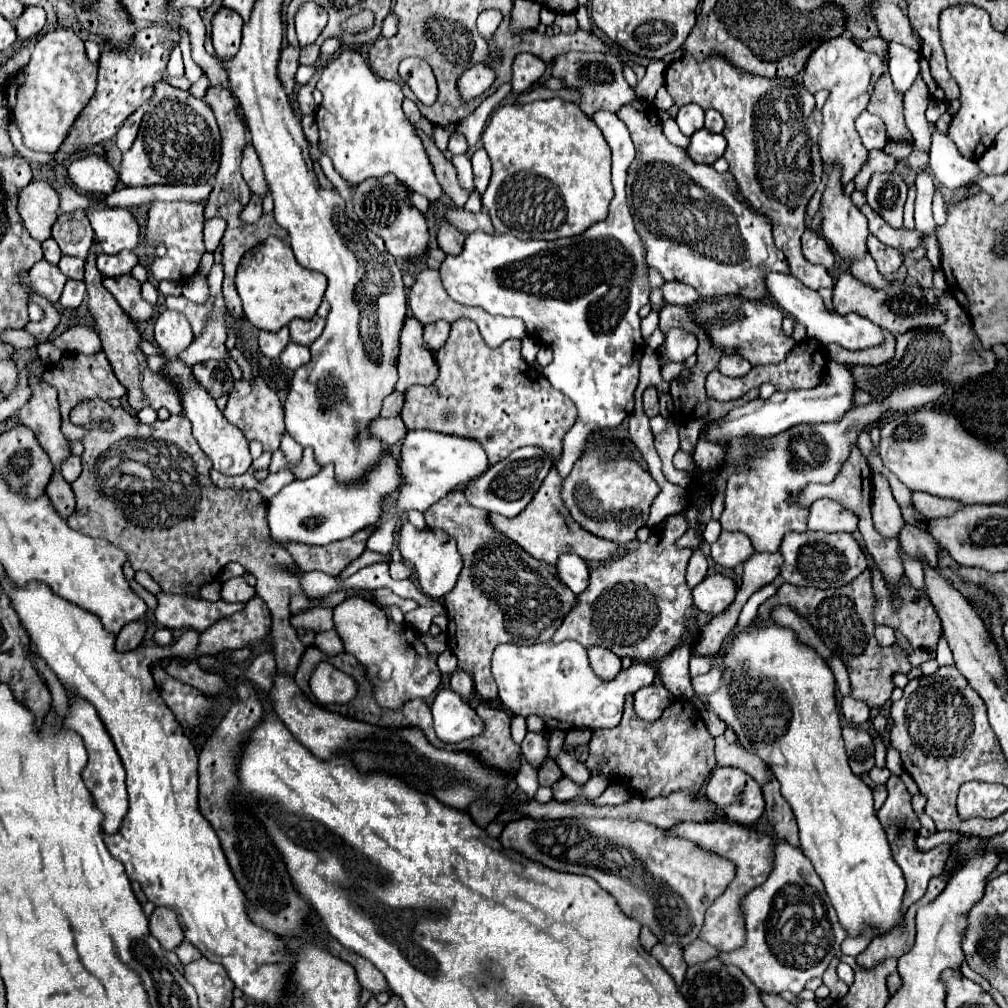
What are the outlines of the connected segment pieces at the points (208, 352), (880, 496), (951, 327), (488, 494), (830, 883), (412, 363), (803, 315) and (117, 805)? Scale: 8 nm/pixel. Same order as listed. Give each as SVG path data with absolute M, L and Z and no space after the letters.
M222 293L215 298L213 310L202 334L179 354L179 358L189 366L211 359L224 361L229 356L225 346L227 311Z
M873 472L873 524L877 532L885 538L897 538L899 530L903 528L903 516L899 510L897 500L893 498L893 492L889 488L889 482L883 474Z
M943 294L939 298L941 312L947 312L947 324L939 328L917 328L897 336L897 354L895 360L883 366L849 366L855 386L863 392L869 392L875 398L889 396L895 388L903 384L915 384L933 380L935 376L947 376L947 384L961 384L969 378L977 378L995 368L995 352L981 346L979 336L973 332L971 318L963 306L955 300L953 294Z
M523 446L519 450L513 450L507 458L501 462L489 466L479 478L471 480L463 492L467 496L467 502L475 508L483 508L487 512L495 512L507 518L517 516L525 510L525 506L531 502L533 494L539 490L541 482L545 480L547 472L553 468L553 458L539 446Z
M779 624L751 626L733 634L723 646L721 686L705 698L705 704L733 728L739 744L747 752L757 754L779 780L781 794L797 818L801 850L813 862L839 922L849 936L859 936L867 924L877 928L879 934L901 924L905 880L891 856L883 826L875 816L871 788L849 768L841 738L835 678L827 662L813 648L799 642L791 628Z
M407 318L401 332L399 354L399 380L397 392L407 392L411 386L429 386L439 376L439 366L433 352L423 342L423 324L415 318Z
M771 272L767 274L765 278L765 284L769 288L769 296L771 296L771 302L777 304L779 310L783 310L785 314L793 316L795 320L799 320L805 330L807 330L807 338L811 340L817 340L821 344L839 344L847 350L865 350L865 348L873 348L873 346L879 346L883 344L885 336L883 336L883 330L879 326L875 326L871 320L851 312L851 314L837 314L837 312L829 312L819 296L819 292L815 290L809 290L805 284L801 284L799 280L795 280L795 276L787 276L787 274L777 274L777 272Z
M73 696L71 704L69 704L69 714L67 714L63 726L67 730L77 732L83 738L83 744L85 744L85 750L89 756L87 766L81 772L83 782L89 788L97 810L103 812L103 822L101 822L103 832L115 832L115 828L119 828L123 816L127 814L127 792L125 792L125 768L113 746L113 740L111 740L109 732L105 730L105 724L101 722L97 710L81 696Z

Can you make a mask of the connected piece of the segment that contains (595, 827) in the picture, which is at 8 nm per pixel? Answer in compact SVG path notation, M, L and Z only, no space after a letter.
M521 818L503 828L501 844L553 870L587 874L619 902L629 918L647 926L665 944L691 944L703 926L705 908L723 894L735 876L729 860L711 856L689 840L667 836L653 824L631 824L629 820Z

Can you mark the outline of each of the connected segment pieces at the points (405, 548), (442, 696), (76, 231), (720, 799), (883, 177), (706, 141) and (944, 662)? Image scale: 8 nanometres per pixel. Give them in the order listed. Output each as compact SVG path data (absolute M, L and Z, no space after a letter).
M409 522L403 524L401 534L399 534L399 552L403 560L411 562L417 570L417 580L421 586L421 592L433 600L441 600L451 588L455 586L459 572L463 568L463 560L457 552L455 540L445 534L443 530L415 530Z
M439 690L431 712L435 720L435 732L441 742L457 744L483 732L483 722L477 712L453 690Z
M83 210L61 214L53 224L53 238L63 254L87 258L93 244L93 228L87 214Z
M715 768L705 794L717 808L723 808L729 820L745 826L755 824L765 810L761 786L741 768Z
M877 172L867 184L867 204L879 212L893 228L903 226L903 206L907 200L907 184L897 172Z
M703 128L691 136L689 156L697 164L713 164L725 154L725 148L727 148L727 142L723 134L713 134Z
M941 633L937 650L936 650L936 661L938 662L939 666L950 666L954 663L953 654L949 649L948 643Z

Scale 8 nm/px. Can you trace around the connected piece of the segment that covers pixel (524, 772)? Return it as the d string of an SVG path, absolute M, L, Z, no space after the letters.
M521 755L521 766L515 776L515 781L521 790L527 790L527 800L532 801L539 787L538 771L530 764L527 764L523 755Z

